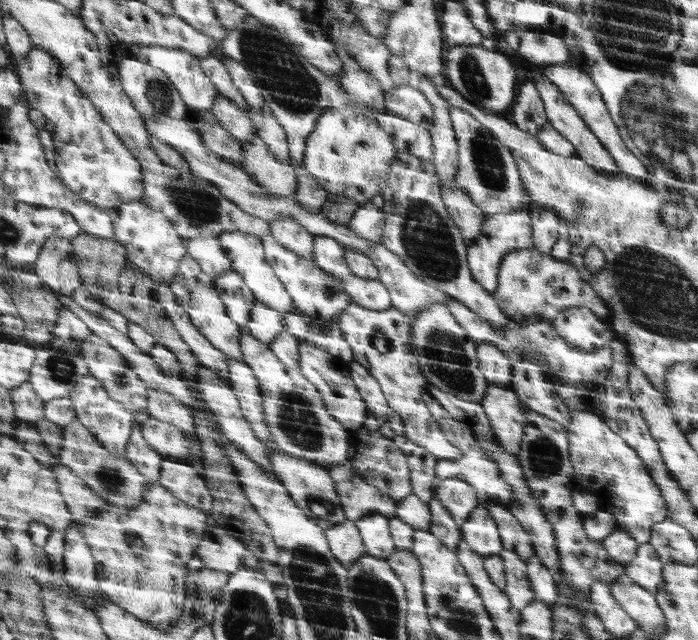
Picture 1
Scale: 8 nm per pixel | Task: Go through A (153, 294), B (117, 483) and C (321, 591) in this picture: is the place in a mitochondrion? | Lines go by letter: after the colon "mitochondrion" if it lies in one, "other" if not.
A: other
B: mitochondrion
C: mitochondrion

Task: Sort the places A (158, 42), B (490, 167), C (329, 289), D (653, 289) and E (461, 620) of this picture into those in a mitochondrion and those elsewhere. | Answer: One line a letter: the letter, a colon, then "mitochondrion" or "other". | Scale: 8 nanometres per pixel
A: other
B: mitochondrion
C: mitochondrion
D: mitochondrion
E: mitochondrion

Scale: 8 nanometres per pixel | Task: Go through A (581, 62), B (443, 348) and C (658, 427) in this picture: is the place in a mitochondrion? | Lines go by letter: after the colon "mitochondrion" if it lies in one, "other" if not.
A: other
B: mitochondrion
C: other

